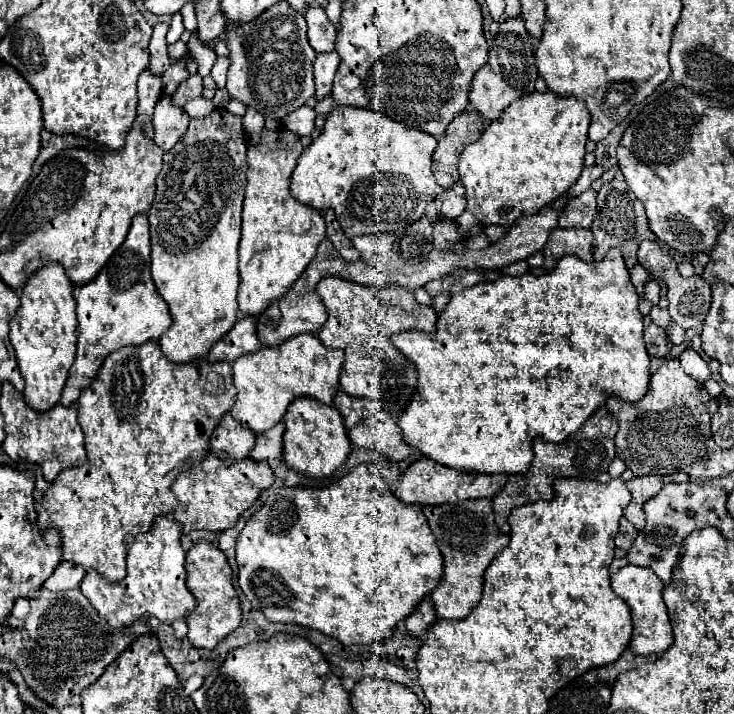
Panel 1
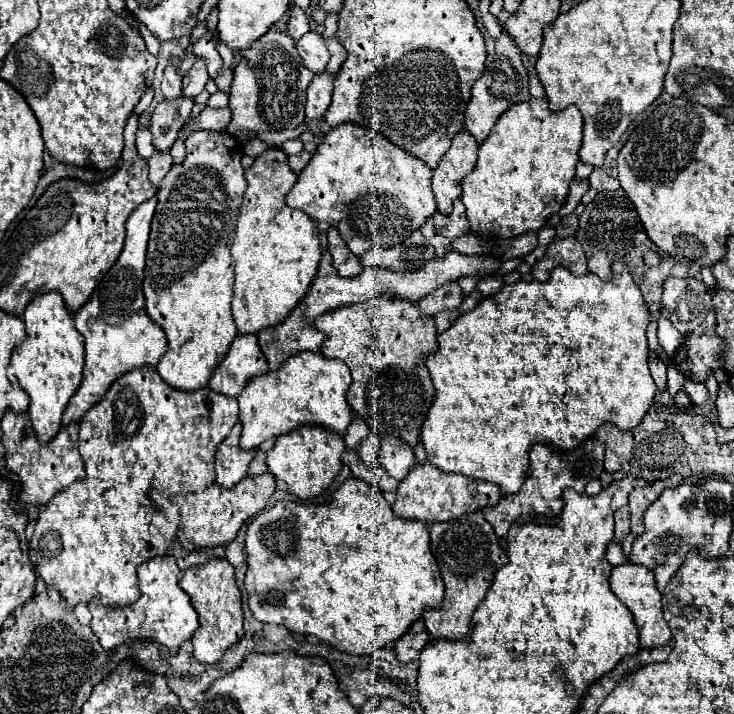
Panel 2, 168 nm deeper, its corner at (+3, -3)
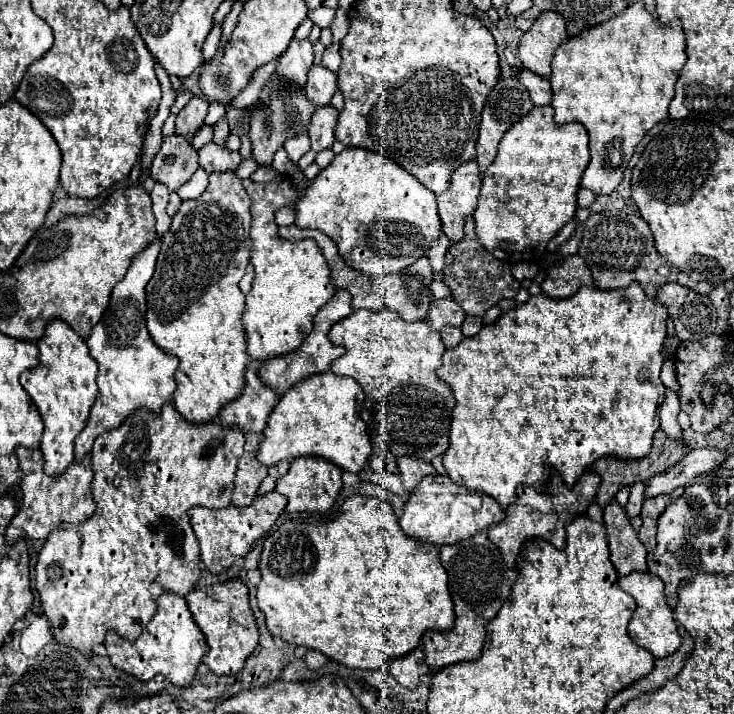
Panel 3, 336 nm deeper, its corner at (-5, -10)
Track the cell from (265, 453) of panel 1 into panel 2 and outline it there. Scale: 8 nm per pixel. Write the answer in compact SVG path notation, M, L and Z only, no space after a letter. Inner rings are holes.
M266 439L266 441L256 449L256 457L254 457L252 463L248 465L248 475L260 475L260 473L268 471L268 469L266 469L266 453L268 453L268 449L272 449L274 441L276 441L276 439Z

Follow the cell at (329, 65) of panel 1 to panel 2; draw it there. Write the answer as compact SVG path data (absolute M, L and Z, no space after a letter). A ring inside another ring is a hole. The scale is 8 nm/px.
M322 71L312 79L308 85L308 97L306 97L306 119L318 119L324 117L330 99L332 99L332 81L334 75L330 71Z

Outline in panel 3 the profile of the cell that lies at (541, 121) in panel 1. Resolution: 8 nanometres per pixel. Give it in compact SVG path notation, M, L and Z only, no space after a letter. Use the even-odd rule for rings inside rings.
M536 106L524 116L498 146L498 156L482 178L478 208L474 212L476 234L494 258L518 264L534 262L546 254L548 242L574 218L576 192L588 166L588 132L578 122L558 126L552 106Z

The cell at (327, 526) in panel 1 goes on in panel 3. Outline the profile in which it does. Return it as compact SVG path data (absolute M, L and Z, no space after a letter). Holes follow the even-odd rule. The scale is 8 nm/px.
M352 496L342 504L340 516L324 524L284 522L264 540L260 572L262 582L256 598L270 634L294 646L320 650L350 668L386 668L390 660L418 648L424 632L446 632L454 626L448 574L440 562L438 546L408 538L400 530L392 506L378 498Z

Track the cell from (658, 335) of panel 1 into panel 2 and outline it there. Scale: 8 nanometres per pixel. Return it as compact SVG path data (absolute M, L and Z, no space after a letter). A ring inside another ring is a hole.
M650 353L648 365L650 365L650 373L652 373L652 379L656 381L658 389L664 389L666 387L666 363L658 357L658 353Z

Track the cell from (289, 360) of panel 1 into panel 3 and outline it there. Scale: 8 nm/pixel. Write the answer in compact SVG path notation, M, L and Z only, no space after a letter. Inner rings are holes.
M332 372L316 374L298 382L280 398L272 418L268 418L268 430L264 430L264 440L258 450L258 462L264 466L276 466L280 460L294 460L300 456L324 458L346 472L358 474L364 470L373 453L366 424L360 418L360 404L364 392L360 384L352 378L336 376Z

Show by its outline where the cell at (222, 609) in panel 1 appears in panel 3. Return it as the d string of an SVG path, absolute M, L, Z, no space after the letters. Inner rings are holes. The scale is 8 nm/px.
M228 580L220 586L208 586L208 588L196 588L192 594L186 596L188 610L192 612L194 622L202 630L210 650L202 658L202 662L218 676L234 676L238 674L246 658L252 654L252 650L258 646L258 628L256 620L248 602L248 588L242 580Z

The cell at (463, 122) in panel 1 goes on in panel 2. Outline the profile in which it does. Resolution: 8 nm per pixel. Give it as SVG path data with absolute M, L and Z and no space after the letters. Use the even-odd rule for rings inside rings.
M464 129L454 135L450 149L436 165L432 173L432 191L440 213L446 215L452 211L452 201L460 197L460 183L464 175L468 175L476 163L476 151L476 139L472 139L472 135Z

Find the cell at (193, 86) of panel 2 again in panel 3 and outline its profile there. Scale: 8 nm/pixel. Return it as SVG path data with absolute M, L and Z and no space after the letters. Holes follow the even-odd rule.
M192 96L192 100L176 116L176 134L184 136L186 140L192 140L196 132L204 126L206 114L208 114L208 102L204 102L200 96Z

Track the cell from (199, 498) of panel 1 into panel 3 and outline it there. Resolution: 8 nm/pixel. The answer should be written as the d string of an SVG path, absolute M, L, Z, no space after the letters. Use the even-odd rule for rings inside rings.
M278 492L258 496L252 502L252 506L246 508L238 508L238 506L230 506L224 510L214 510L204 506L192 508L188 516L190 516L192 530L200 542L200 558L204 562L204 568L212 574L226 572L238 558L244 558L252 550L258 538L262 538L274 526L274 522L284 512L284 508L286 508L286 498Z

